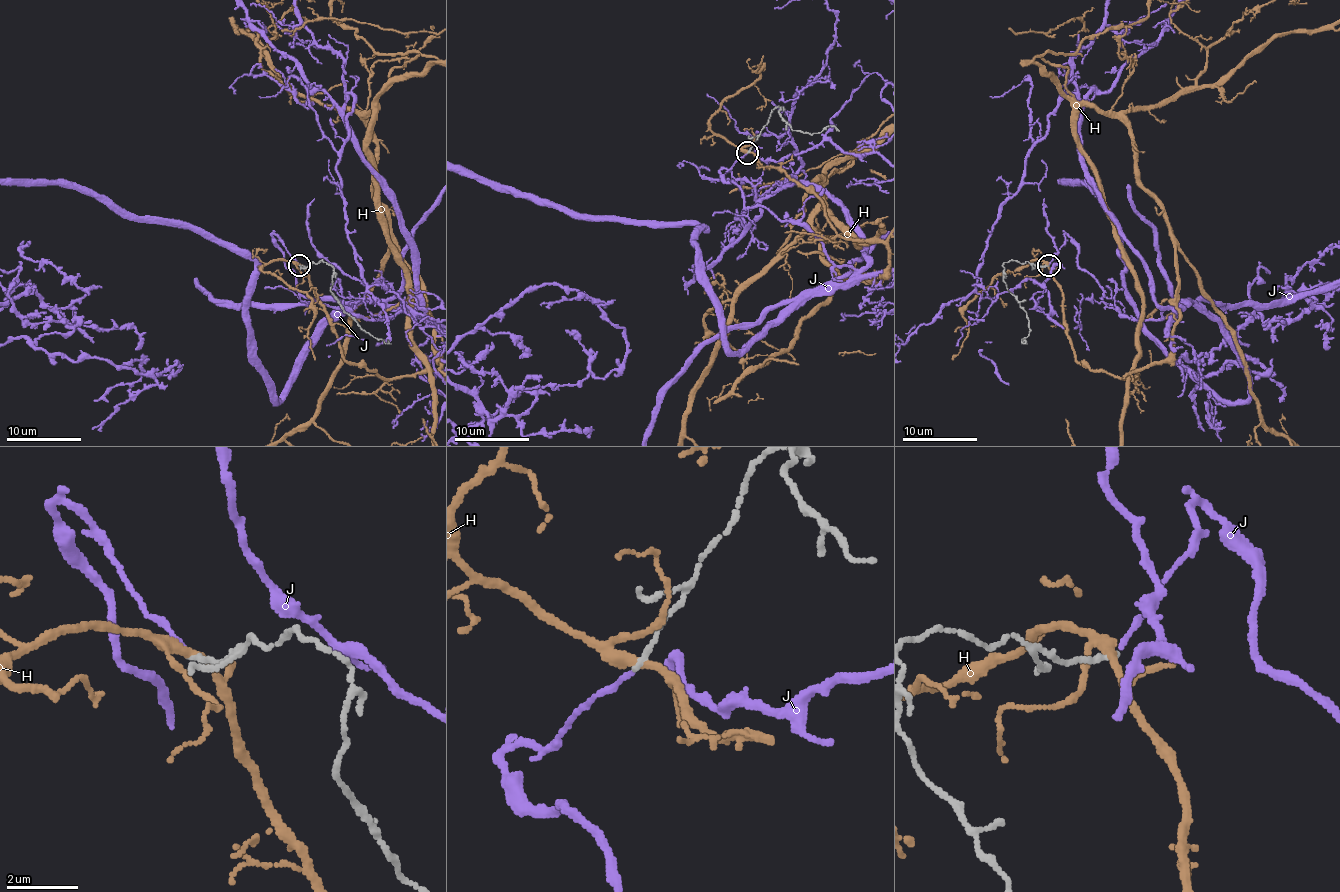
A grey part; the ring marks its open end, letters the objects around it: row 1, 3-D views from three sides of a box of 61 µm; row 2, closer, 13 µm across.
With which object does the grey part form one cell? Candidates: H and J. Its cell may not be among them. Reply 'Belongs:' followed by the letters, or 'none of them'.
Belongs: J

